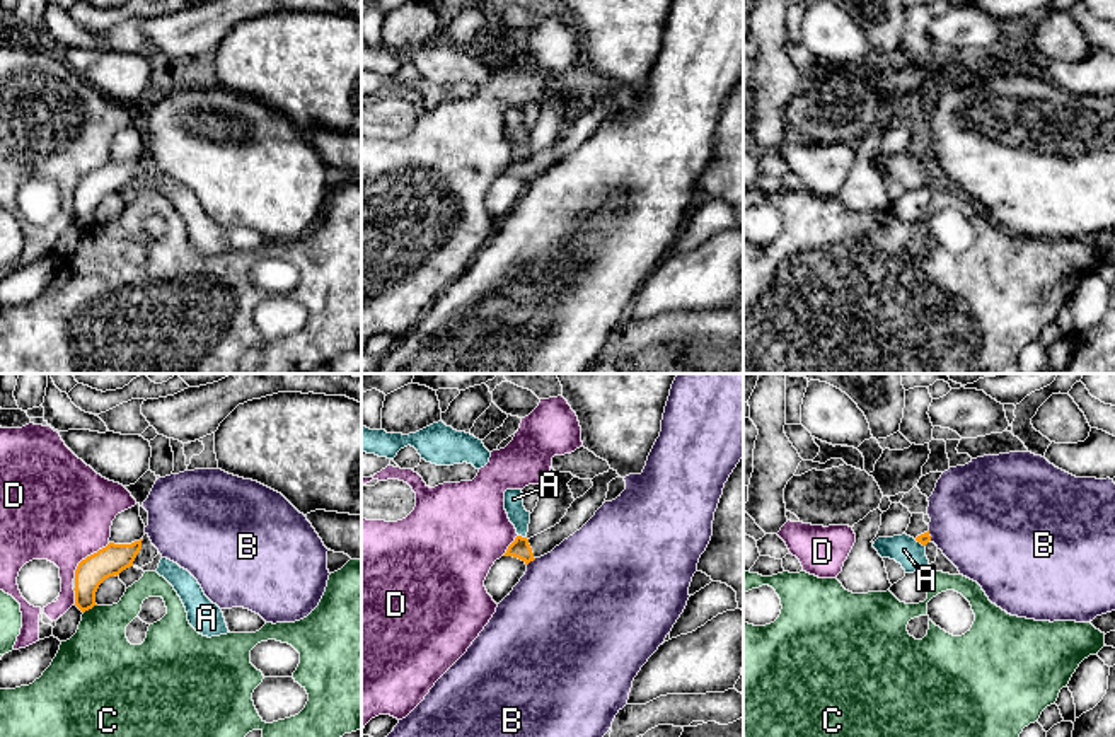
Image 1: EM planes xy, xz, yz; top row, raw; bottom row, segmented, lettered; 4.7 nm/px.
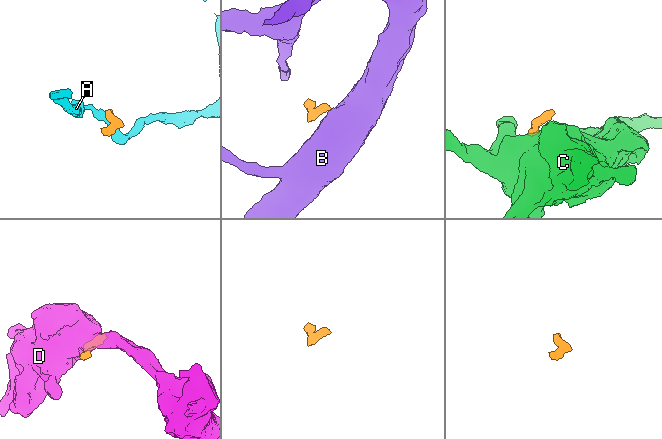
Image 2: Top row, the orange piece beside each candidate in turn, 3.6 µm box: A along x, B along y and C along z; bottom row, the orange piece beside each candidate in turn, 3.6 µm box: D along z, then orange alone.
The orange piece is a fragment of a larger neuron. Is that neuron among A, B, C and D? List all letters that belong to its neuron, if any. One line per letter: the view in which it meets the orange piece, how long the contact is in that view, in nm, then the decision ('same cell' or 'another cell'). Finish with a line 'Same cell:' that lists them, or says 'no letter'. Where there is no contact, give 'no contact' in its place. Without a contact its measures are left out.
A: xz | 40 nm | another cell
B: xz | 60 nm | another cell
C: xy | 80 nm | another cell
D: xy | 240 nm | another cell
Same cell: no letter

